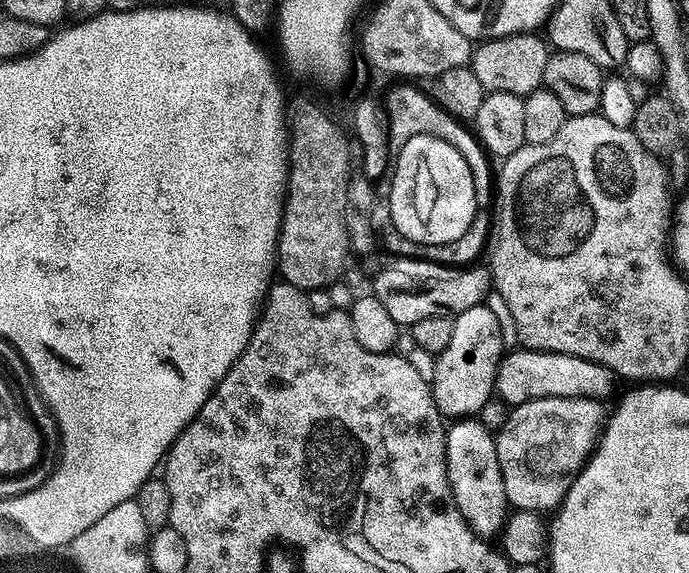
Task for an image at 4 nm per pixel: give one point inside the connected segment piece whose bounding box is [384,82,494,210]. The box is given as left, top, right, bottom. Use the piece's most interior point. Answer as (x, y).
(412, 113)

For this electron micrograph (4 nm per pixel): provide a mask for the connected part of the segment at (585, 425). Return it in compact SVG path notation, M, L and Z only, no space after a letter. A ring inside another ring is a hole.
M538 398L509 411L505 424L497 431L496 449L513 509L541 514L559 509L576 475L593 459L606 427L604 407L601 401L586 398Z

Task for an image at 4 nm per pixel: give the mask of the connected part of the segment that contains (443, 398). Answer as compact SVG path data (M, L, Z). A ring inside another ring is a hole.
M487 303L470 306L470 310L462 310L462 314L454 317L454 338L435 357L436 369L430 372L432 397L441 417L472 418L483 410L488 400L493 399L496 375L505 352L498 318L494 318Z

